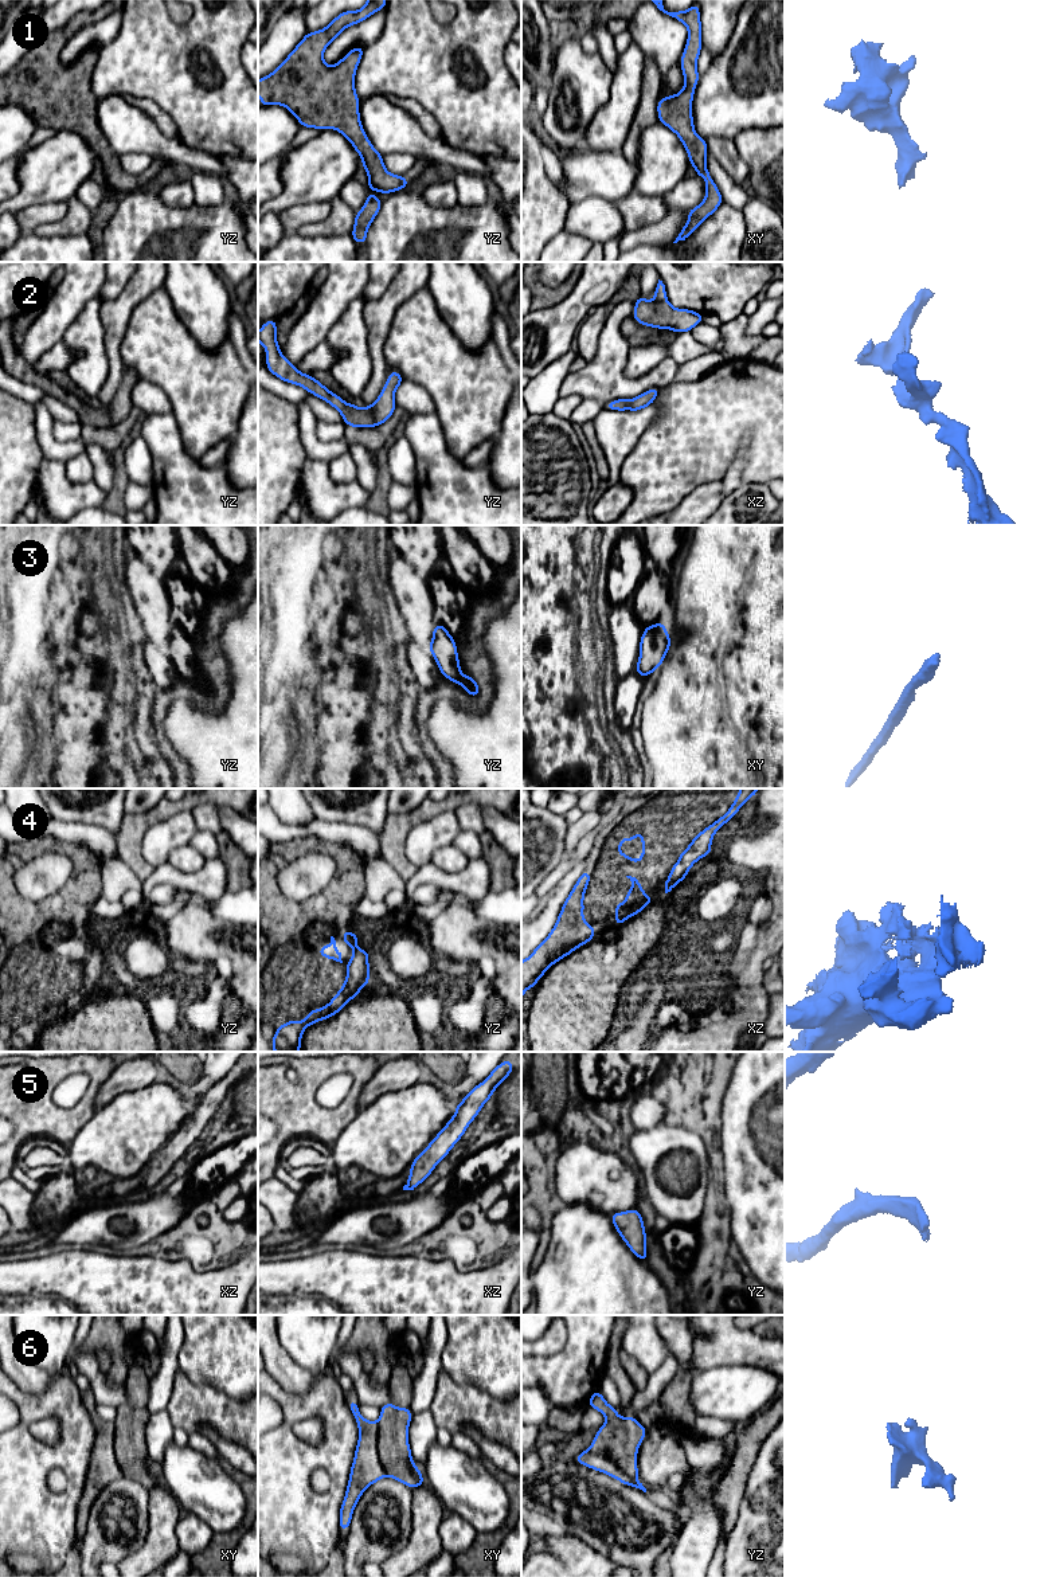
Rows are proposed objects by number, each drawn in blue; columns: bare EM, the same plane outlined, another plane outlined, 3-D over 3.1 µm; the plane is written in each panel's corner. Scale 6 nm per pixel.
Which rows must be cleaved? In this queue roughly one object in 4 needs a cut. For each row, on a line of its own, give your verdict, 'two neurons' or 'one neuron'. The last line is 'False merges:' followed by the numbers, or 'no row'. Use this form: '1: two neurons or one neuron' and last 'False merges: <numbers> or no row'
1: one neuron
2: one neuron
3: one neuron
4: one neuron
5: one neuron
6: two neurons
False merges: 6

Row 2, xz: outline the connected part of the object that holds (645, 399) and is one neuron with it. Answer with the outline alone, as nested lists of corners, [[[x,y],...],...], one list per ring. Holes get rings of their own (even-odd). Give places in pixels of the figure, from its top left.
[[[652,387],[649,391],[642,392],[634,399],[617,399],[611,400],[605,404],[606,410],[615,410],[615,411],[640,411],[648,406],[650,406],[656,399],[660,388]]]

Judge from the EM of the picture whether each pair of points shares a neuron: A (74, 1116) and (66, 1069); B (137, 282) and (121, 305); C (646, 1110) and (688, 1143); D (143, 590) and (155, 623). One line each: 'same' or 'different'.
A: same
B: same
C: different
D: same

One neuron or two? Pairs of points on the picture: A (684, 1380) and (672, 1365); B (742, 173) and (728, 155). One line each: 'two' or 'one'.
A: two
B: one

